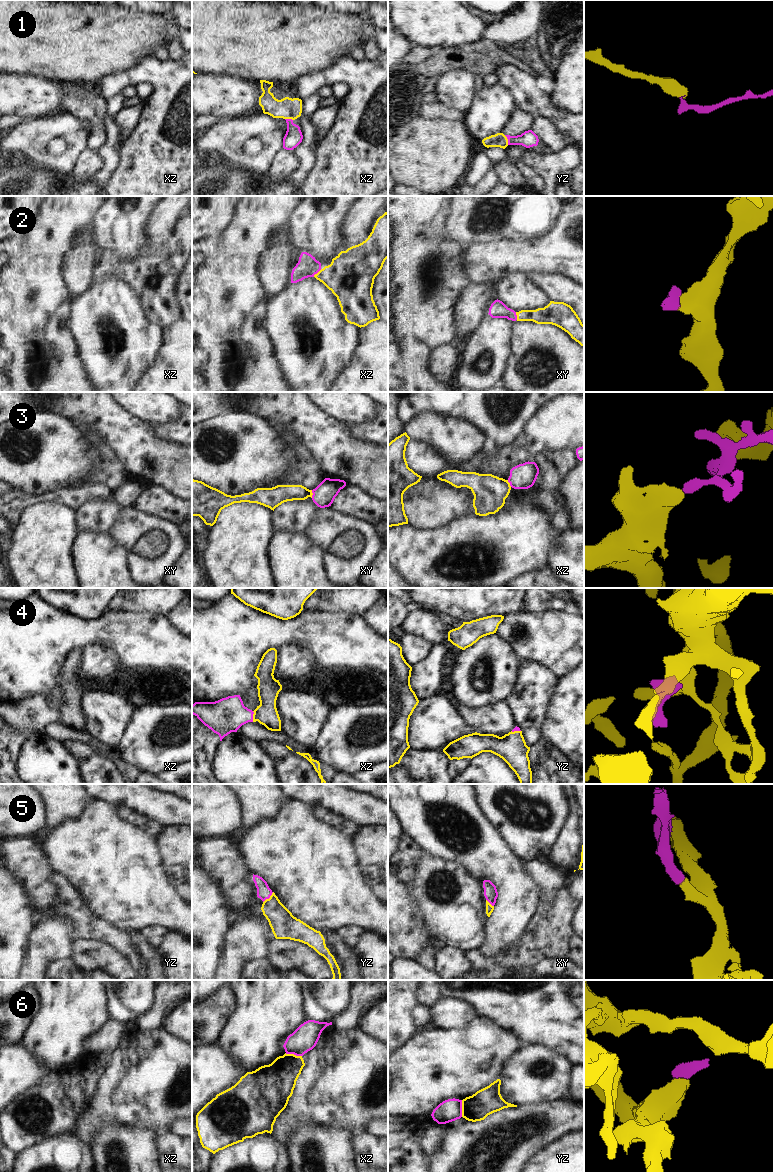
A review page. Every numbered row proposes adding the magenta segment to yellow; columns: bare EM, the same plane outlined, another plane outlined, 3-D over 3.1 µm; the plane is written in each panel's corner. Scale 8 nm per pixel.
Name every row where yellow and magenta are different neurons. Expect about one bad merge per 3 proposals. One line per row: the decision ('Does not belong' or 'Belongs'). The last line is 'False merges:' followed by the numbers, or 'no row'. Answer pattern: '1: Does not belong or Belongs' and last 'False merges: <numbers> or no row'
1: Belongs
2: Belongs
3: Does not belong
4: Belongs
5: Belongs
6: Does not belong
False merges: 3, 6

